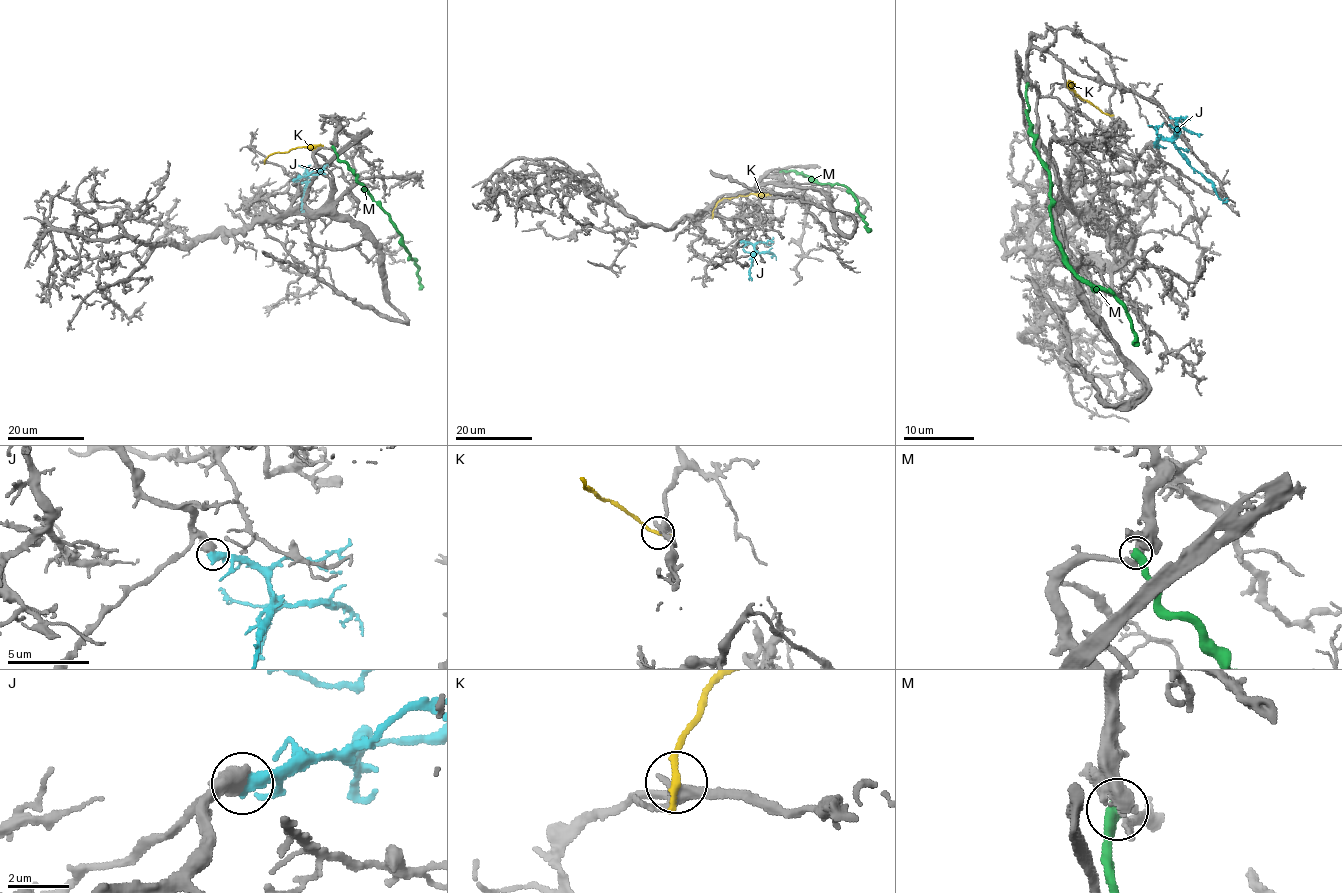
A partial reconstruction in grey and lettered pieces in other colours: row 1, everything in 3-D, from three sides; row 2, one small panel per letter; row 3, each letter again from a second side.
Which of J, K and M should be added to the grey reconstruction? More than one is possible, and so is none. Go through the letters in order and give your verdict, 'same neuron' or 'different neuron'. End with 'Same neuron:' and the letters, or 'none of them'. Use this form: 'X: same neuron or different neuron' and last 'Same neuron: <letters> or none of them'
J: same neuron
K: different neuron
M: different neuron
Same neuron: J

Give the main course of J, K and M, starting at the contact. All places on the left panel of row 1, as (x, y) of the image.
J: (293, 179), (307, 178), (303, 210)
K: (265, 163), (274, 152), (322, 145)
M: (332, 147), (337, 157), (346, 164), (363, 189), (388, 215), (417, 268), (421, 290)

